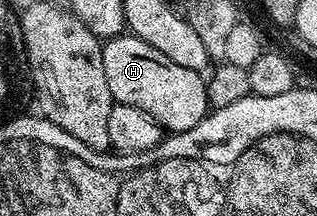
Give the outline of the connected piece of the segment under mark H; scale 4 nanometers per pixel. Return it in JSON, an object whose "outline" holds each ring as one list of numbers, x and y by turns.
{"outline":[[130,33,116,35,114,39,103,43,103,64,105,81,109,81,109,93,116,103,133,105,141,109,167,133,178,133,193,129,209,114,207,102,207,80,185,65,176,65,169,61,165,53,145,45,138,37]]}

